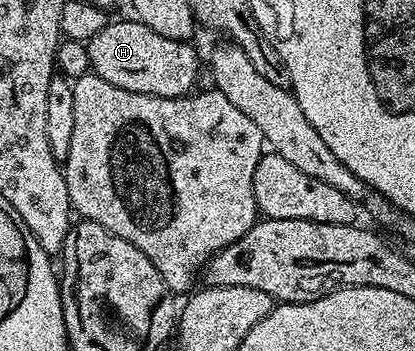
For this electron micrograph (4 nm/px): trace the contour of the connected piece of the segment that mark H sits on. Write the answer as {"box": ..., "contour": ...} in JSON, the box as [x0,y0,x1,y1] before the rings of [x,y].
{"box":[87,19,203,98],"contour":[[[110,19],[95,38],[87,41],[92,75],[111,82],[111,86],[148,96],[175,98],[190,95],[198,87],[197,75],[203,72],[203,60],[197,57],[192,48],[194,45],[184,40],[163,38],[163,34],[155,34],[151,26],[140,20],[128,19]]]}

